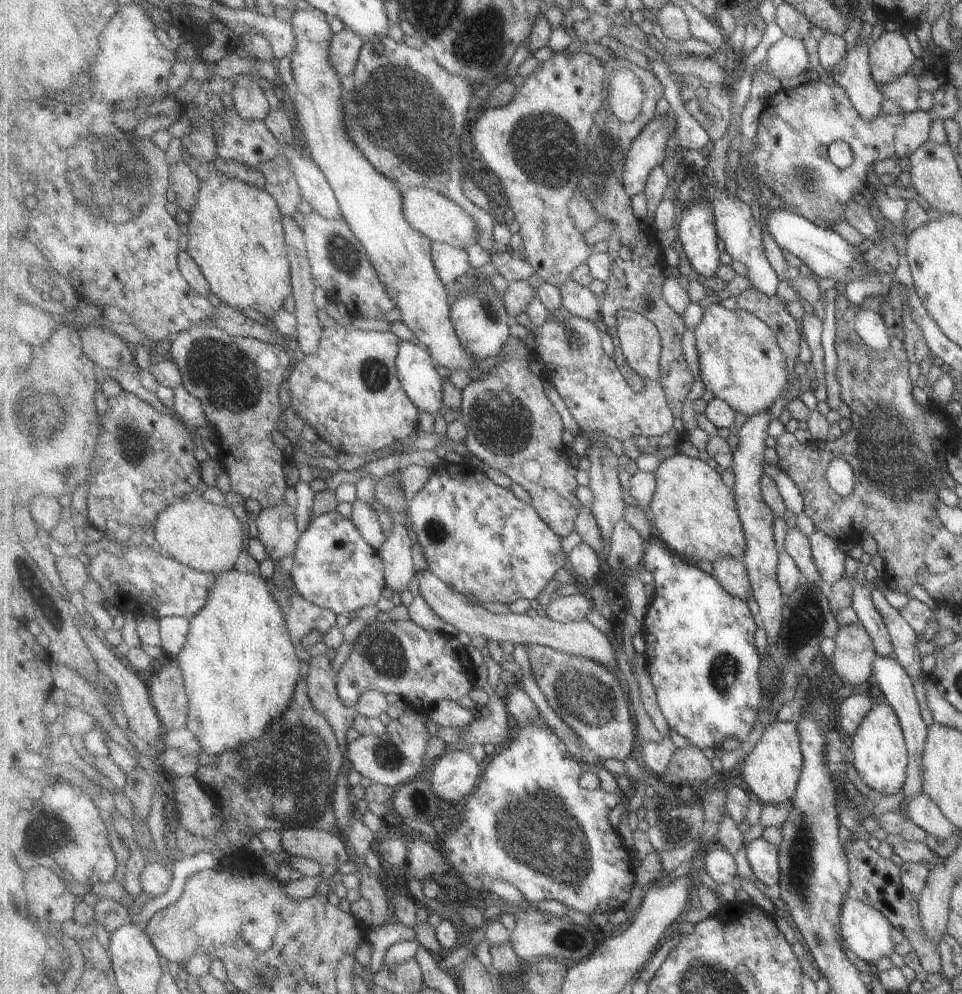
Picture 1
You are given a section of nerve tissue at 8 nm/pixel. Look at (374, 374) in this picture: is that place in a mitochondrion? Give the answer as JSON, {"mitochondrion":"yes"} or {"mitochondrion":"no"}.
{"mitochondrion":"yes"}

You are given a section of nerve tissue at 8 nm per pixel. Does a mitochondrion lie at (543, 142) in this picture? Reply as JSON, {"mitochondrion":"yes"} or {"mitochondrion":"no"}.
{"mitochondrion":"yes"}

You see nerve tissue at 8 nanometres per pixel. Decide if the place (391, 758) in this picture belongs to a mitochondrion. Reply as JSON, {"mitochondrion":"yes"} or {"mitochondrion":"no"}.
{"mitochondrion":"yes"}

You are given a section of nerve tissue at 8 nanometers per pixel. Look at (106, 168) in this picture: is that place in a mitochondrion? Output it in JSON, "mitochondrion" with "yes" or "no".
{"mitochondrion":"yes"}

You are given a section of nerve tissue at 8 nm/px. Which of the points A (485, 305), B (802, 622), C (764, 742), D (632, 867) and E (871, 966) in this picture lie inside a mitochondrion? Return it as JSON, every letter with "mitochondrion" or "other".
{"A":"mitochondrion","B":"mitochondrion","C":"other","D":"other","E":"other"}

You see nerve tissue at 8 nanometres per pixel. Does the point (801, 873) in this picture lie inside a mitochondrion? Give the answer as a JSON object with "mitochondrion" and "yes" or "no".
{"mitochondrion":"yes"}

